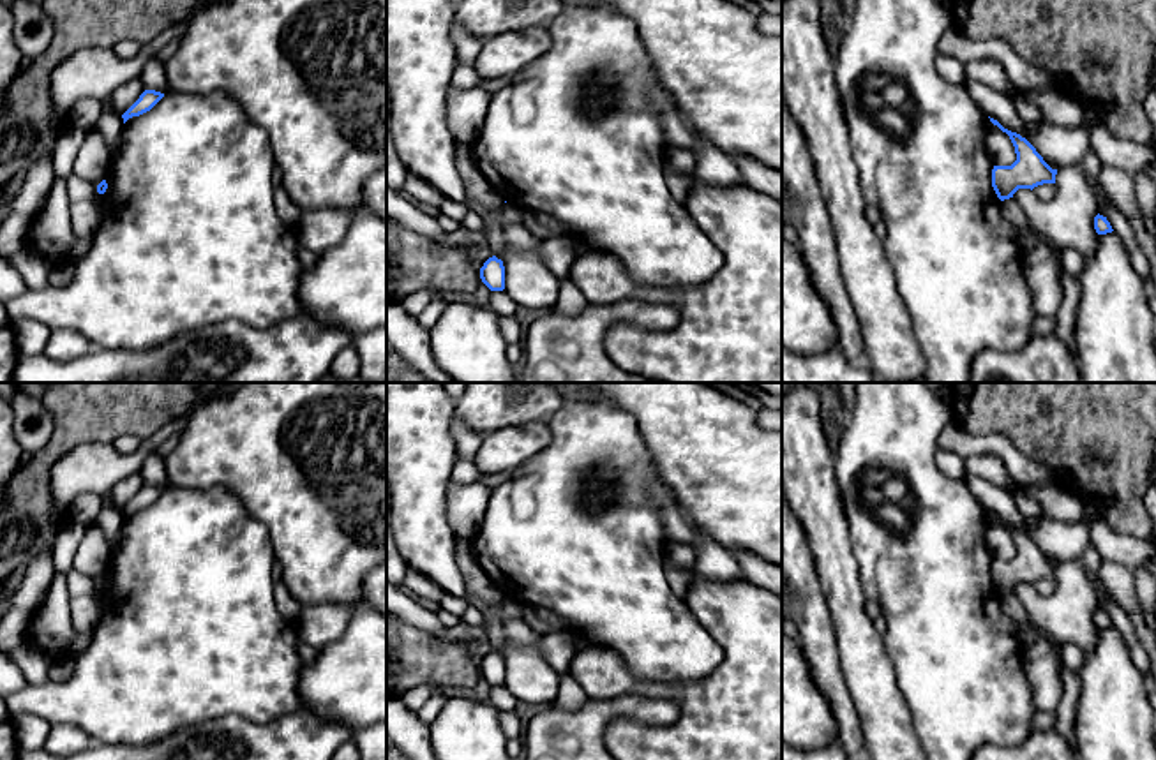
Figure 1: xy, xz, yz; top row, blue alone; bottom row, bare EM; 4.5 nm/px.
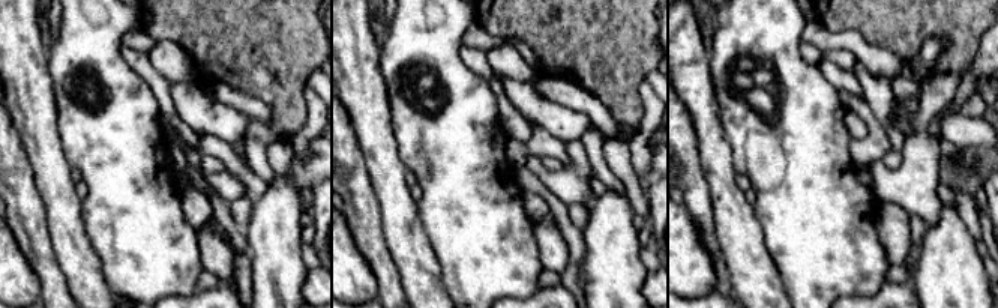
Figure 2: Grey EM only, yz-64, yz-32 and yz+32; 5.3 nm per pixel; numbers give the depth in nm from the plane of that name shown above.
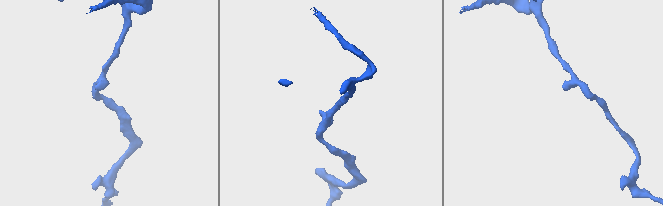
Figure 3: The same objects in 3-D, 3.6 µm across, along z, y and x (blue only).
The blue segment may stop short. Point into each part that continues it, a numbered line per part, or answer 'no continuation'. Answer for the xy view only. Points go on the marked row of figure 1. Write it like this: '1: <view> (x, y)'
no continuation

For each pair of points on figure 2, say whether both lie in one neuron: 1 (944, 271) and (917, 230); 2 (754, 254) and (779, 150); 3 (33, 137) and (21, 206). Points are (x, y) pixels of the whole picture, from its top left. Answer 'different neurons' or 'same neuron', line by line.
1: different neurons
2: different neurons
3: different neurons

